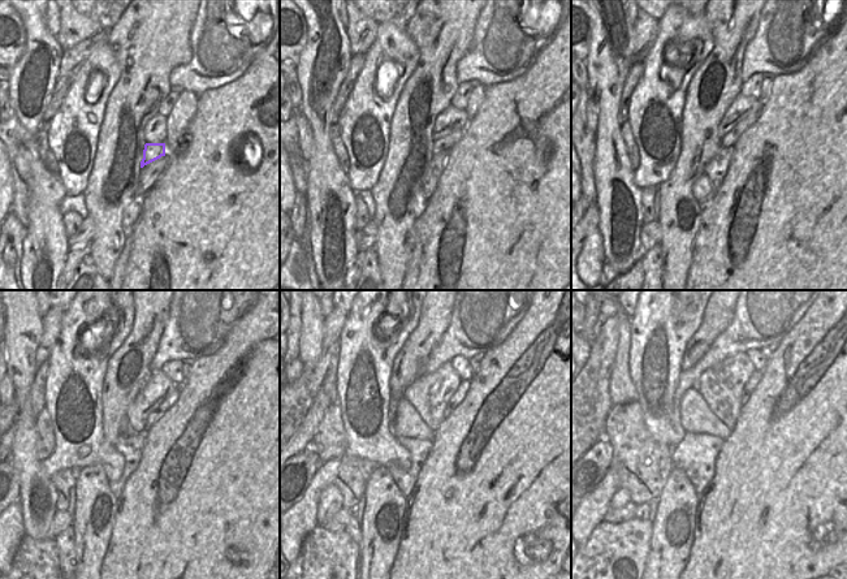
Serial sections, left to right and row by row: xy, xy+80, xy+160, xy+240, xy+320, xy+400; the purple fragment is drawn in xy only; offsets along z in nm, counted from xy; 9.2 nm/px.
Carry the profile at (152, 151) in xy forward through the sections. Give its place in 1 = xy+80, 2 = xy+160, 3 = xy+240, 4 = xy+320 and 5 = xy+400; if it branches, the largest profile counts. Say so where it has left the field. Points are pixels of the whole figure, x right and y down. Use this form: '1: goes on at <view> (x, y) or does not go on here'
1: goes on at xy+80 (445, 143)
2: goes on at xy+160 (731, 137)
3: goes on at xy+240 (171, 400)
4: goes on at xy+320 (459, 394)
5: goes on at xy+400 (755, 379)

